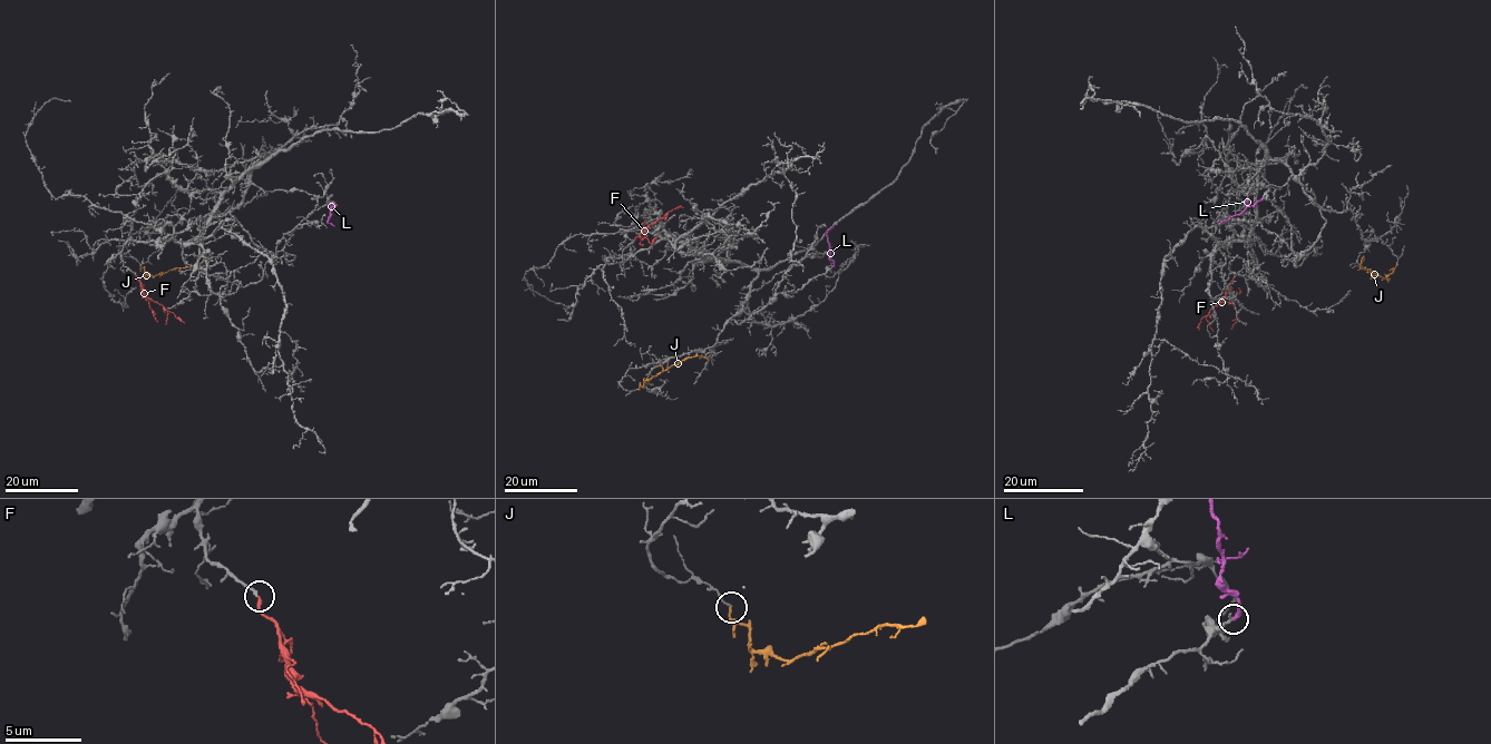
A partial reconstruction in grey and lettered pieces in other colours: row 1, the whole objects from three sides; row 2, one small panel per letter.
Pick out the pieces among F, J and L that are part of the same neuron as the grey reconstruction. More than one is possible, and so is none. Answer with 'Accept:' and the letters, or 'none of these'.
Accept: F

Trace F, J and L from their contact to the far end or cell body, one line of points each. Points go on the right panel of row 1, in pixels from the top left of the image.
F: (1234, 276), (1226, 295), (1201, 320), (1199, 330)
J: (1397, 265), (1383, 278), (1361, 266), (1363, 256)
L: (1264, 198), (1219, 224)

